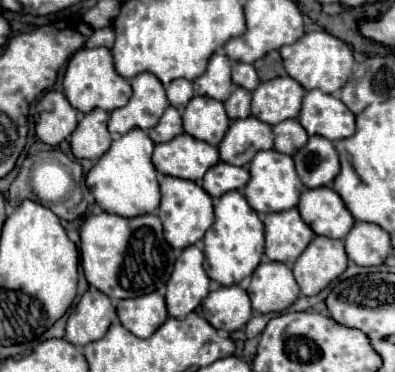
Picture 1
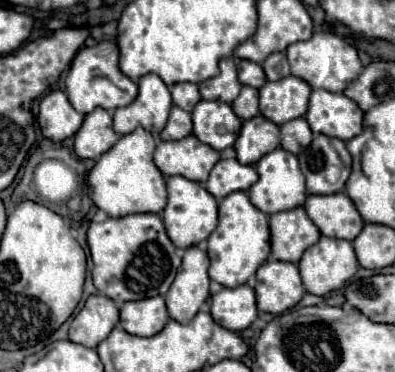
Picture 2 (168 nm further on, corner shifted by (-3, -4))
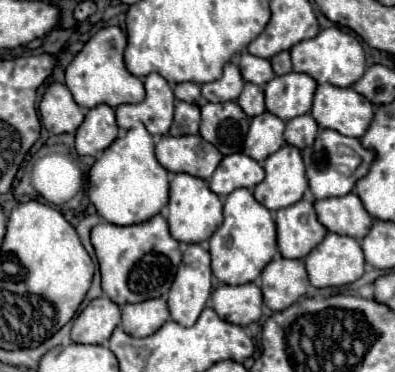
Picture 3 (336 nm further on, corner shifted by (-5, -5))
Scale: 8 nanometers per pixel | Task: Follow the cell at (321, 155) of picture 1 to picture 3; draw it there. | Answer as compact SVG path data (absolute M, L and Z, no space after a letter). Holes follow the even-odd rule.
M322 130L316 142L306 148L304 152L304 164L306 164L306 176L310 182L310 192L316 200L330 198L330 196L346 196L352 192L354 184L360 176L364 176L374 160L374 152L360 146L358 138L348 138L336 130ZM360 166L360 172L356 172Z

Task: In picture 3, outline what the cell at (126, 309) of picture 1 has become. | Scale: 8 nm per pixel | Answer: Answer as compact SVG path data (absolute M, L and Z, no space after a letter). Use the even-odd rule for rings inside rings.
M160 298L160 302L148 300L138 304L126 304L122 308L122 330L134 338L146 338L154 334L166 320L170 318L170 312L166 308L166 302Z

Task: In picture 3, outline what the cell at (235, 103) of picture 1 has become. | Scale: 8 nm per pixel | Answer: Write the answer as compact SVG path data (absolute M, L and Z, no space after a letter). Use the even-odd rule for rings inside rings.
M248 82L246 88L242 90L240 98L238 98L238 104L252 118L258 116L258 114L262 114L266 110L266 106L264 106L264 88Z

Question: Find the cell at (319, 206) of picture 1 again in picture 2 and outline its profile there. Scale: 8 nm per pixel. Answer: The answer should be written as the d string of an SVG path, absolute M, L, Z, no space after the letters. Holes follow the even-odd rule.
M346 193L308 195L304 209L312 223L316 223L320 233L326 237L352 241L364 227L360 213Z

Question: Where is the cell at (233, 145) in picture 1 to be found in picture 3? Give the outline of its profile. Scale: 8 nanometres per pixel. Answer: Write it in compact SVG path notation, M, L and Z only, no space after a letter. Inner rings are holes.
M262 112L260 116L252 118L246 142L244 142L244 154L264 162L266 156L274 154L284 142L284 122L270 114L270 112Z

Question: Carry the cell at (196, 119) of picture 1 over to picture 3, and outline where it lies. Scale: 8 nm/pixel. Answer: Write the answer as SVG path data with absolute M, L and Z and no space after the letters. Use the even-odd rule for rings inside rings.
M206 102L202 104L202 124L200 136L214 144L224 156L240 152L250 118L238 108L236 102Z

